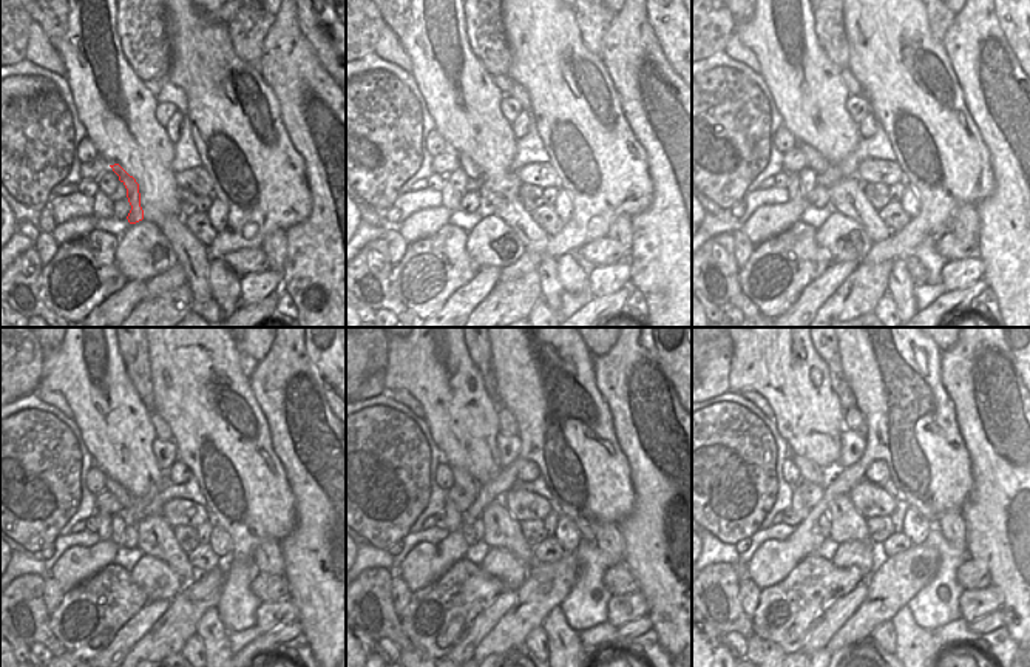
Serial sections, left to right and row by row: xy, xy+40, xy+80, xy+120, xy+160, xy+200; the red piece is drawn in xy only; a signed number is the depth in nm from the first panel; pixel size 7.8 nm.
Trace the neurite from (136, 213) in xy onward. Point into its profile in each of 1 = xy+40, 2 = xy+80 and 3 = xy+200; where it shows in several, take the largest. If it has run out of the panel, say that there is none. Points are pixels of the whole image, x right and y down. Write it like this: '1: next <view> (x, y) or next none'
1: next xy+40 (471, 169)
2: next xy+80 (816, 162)
3: next xy+200 (809, 471)

